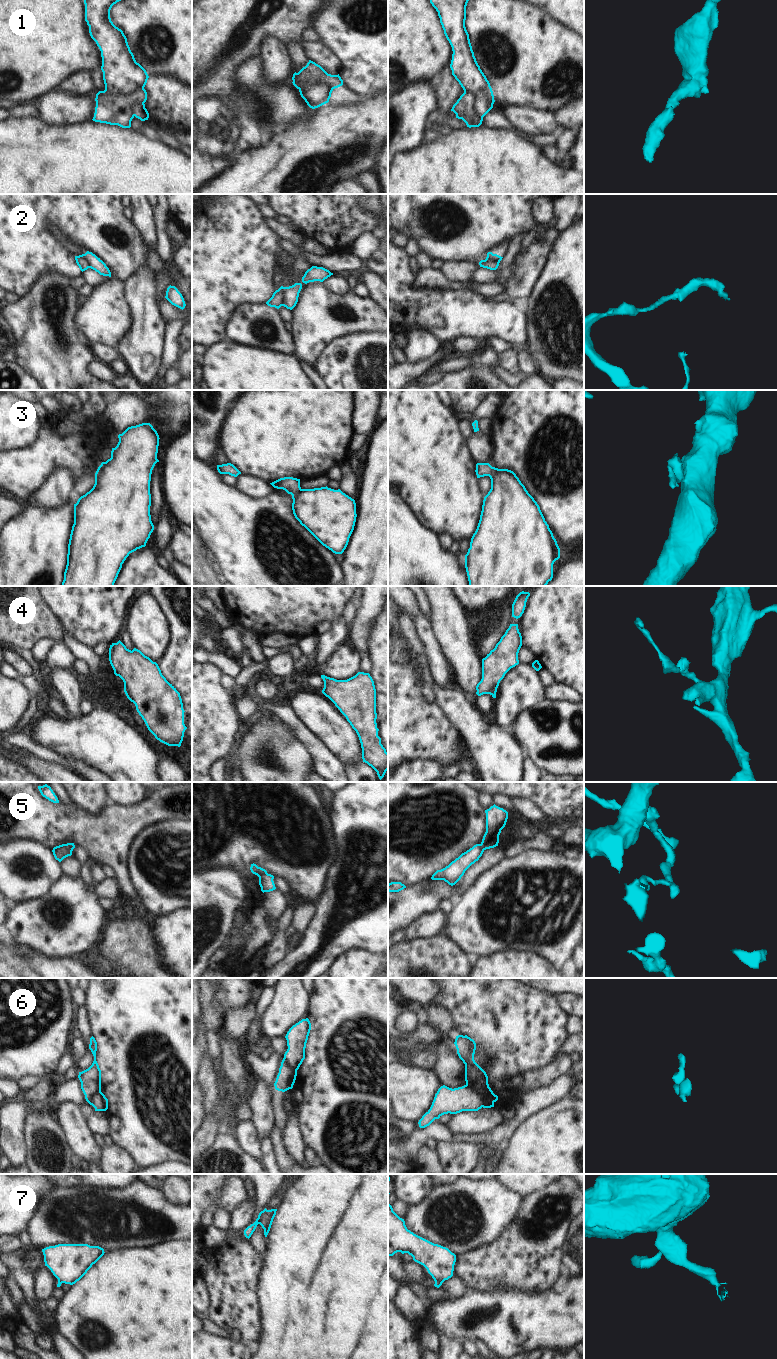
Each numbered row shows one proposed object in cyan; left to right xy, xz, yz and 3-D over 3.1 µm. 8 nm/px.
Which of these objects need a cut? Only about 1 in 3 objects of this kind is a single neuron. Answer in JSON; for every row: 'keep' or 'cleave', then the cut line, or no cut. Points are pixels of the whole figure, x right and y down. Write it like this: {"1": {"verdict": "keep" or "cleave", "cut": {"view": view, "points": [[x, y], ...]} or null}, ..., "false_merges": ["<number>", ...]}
{"1": {"verdict": "cleave", "cut": {"view": "xy", "points": [[143, 88], [126, 96], [104, 91]]}}, "2": {"verdict": "cleave", "cut": {"view": "xz", "points": [[284, 287], [281, 305]]}}, "3": {"verdict": "cleave", "cut": {"view": "yz", "points": [[493, 467], [492, 473], [489, 476]]}}, "4": {"verdict": "keep", "cut": null}, "5": {"verdict": "cleave", "cut": {"view": "xz", "points": [[267, 873], [258, 876]]}}, "6": {"verdict": "cleave", "cut": {"view": "yz", "points": [[465, 1085], [479, 1097], [482, 1106]]}}, "7": {"verdict": "cleave", "cut": {"view": "xz", "points": [[255, 1221], [257, 1224]]}}, "false_merges": ["1", "2", "3", "5", "6", "7"]}

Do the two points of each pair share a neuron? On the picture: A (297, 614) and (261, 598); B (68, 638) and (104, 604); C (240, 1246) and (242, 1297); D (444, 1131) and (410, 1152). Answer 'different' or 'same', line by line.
A: same
B: different
C: same
D: same

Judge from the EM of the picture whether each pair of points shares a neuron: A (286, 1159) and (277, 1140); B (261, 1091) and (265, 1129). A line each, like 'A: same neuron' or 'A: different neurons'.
A: same neuron
B: same neuron

